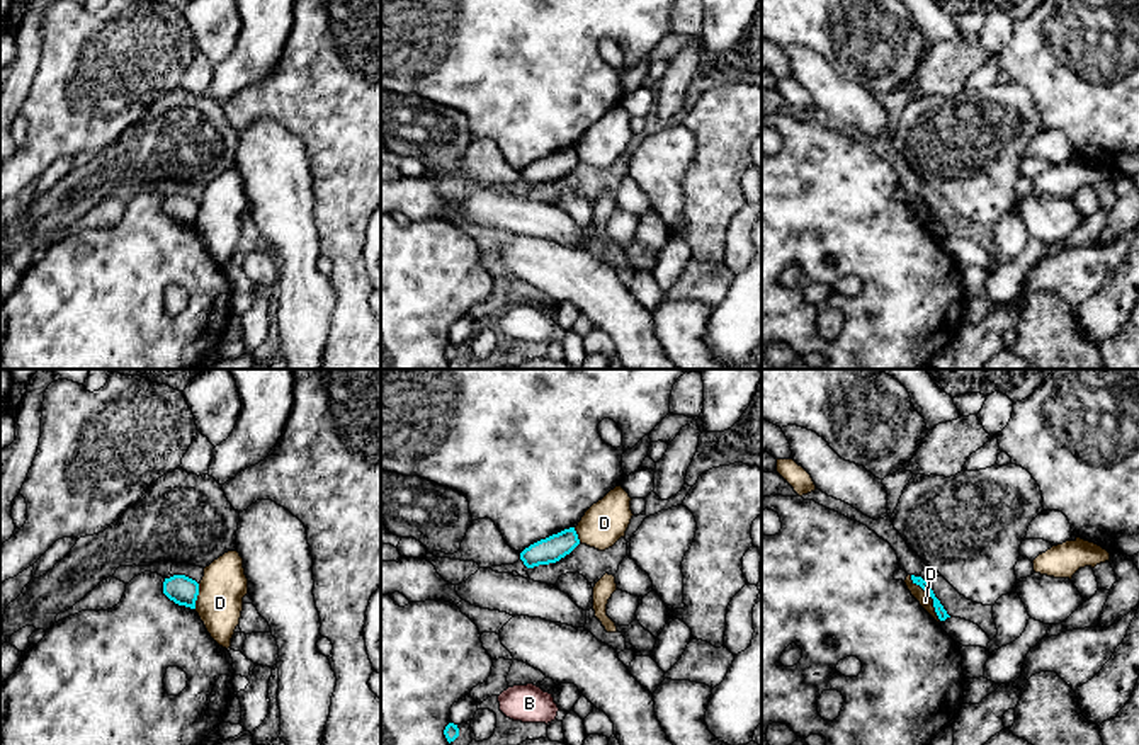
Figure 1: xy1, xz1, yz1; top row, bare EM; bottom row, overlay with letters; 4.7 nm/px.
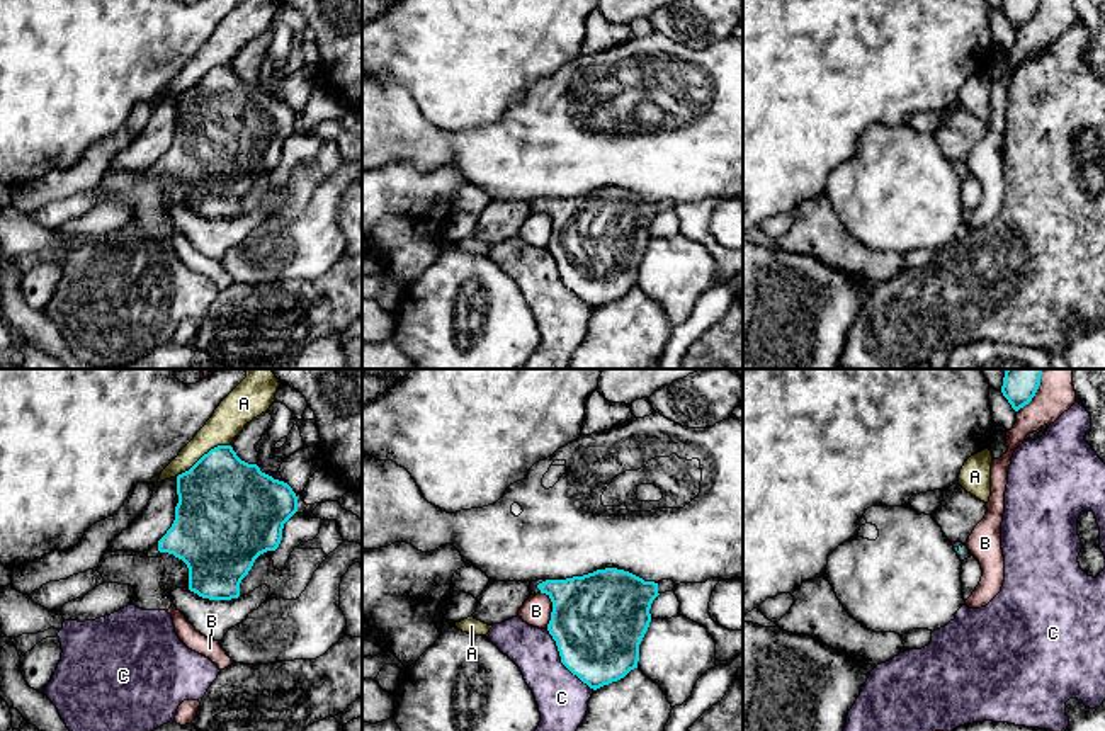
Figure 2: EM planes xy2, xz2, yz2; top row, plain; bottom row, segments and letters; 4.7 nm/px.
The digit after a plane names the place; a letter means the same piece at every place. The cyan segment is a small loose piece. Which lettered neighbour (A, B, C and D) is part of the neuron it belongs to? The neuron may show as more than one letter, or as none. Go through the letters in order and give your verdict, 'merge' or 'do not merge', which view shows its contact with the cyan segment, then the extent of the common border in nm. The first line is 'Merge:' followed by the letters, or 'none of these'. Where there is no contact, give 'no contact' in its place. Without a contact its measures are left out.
Merge: none of these
A: do not merge | xy2 | 300 nm
B: do not merge | xz2 | 180 nm
C: do not merge | xz2 | 360 nm
D: do not merge | yz1 | 260 nm

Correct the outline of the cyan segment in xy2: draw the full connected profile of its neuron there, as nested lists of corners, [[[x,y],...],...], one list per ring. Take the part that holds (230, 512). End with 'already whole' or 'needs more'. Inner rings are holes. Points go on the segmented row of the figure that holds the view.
[[[231,445],[211,449],[189,471],[178,474],[177,495],[175,520],[167,534],[148,549],[146,556],[156,558],[168,552],[182,559],[189,568],[189,590],[209,600],[238,598],[240,583],[255,559],[279,547],[284,524],[298,512],[298,496],[292,488],[262,473],[257,464],[241,461]]]; needs more

